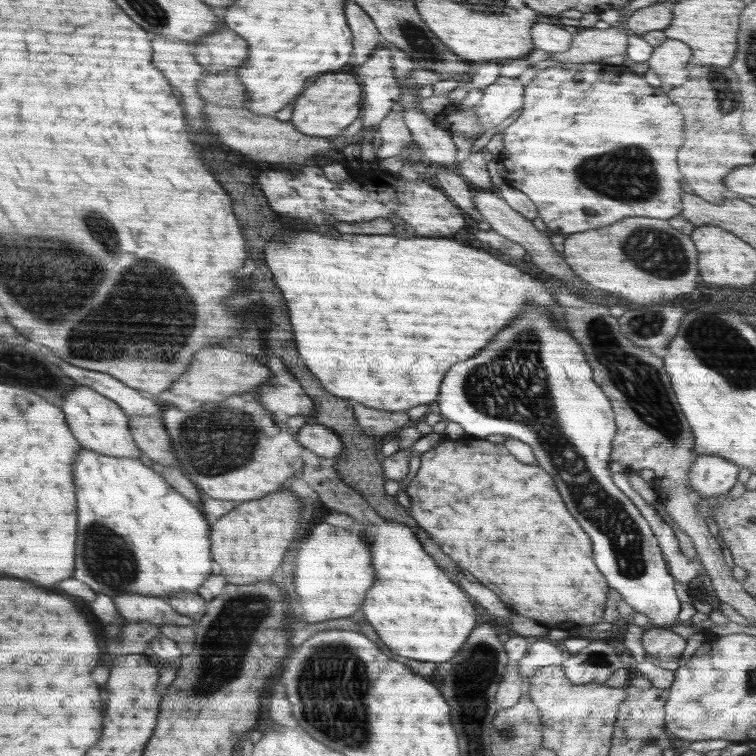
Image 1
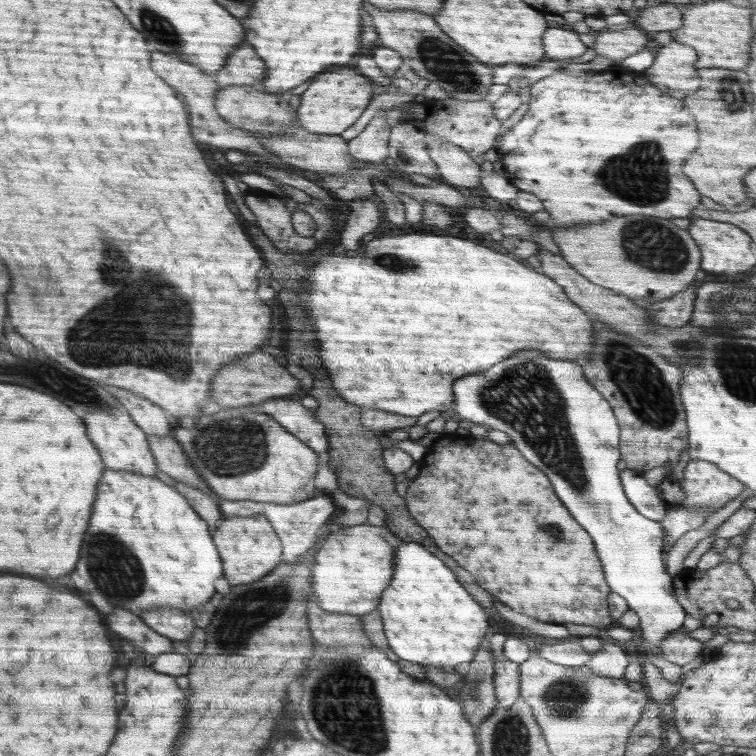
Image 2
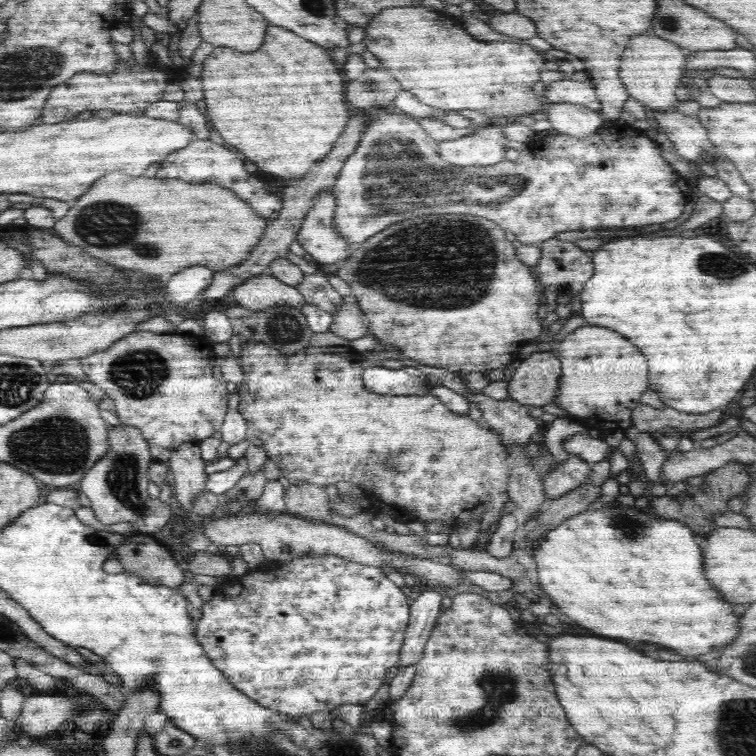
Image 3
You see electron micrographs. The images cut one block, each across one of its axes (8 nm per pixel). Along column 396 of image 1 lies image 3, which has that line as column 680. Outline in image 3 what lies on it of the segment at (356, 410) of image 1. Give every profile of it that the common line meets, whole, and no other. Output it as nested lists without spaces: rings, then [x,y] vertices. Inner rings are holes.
[[[640,404],[633,410],[633,426],[644,432],[658,430],[663,426],[672,426],[680,431],[698,431],[700,428],[718,425],[720,420],[721,409],[706,414],[688,414],[668,406],[664,409],[655,409],[650,405]]]

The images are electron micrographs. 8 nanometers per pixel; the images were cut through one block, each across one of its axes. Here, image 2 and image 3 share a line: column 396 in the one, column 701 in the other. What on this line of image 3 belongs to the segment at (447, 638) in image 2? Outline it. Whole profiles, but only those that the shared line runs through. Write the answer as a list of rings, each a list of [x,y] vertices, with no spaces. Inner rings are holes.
[[[616,500],[604,506],[601,510],[592,511],[590,508],[580,515],[572,516],[564,520],[564,524],[556,526],[546,536],[546,539],[534,551],[532,558],[537,562],[538,584],[544,589],[553,605],[556,605],[568,618],[582,624],[584,628],[594,630],[600,636],[608,638],[622,638],[622,640],[640,640],[640,642],[652,642],[666,646],[682,656],[702,656],[710,654],[712,650],[722,650],[726,644],[732,644],[736,636],[740,634],[740,618],[734,614],[734,606],[722,600],[720,592],[708,582],[704,573],[704,552],[702,547],[694,542],[693,532],[682,522],[676,520],[662,520],[655,515],[638,512],[633,507],[623,507]]]

